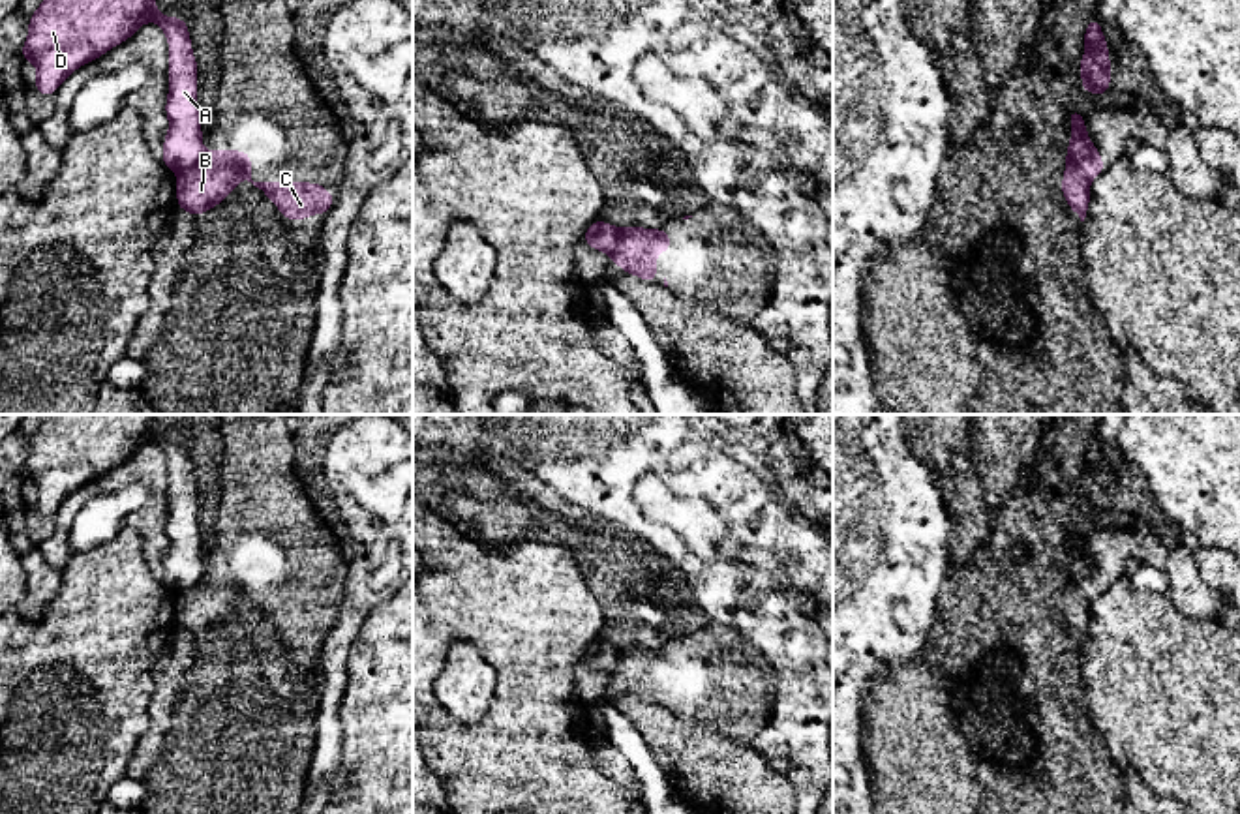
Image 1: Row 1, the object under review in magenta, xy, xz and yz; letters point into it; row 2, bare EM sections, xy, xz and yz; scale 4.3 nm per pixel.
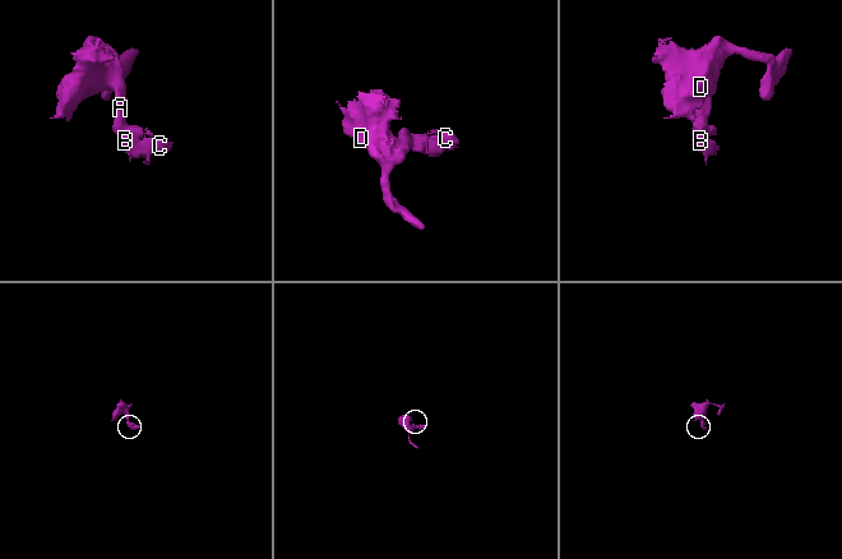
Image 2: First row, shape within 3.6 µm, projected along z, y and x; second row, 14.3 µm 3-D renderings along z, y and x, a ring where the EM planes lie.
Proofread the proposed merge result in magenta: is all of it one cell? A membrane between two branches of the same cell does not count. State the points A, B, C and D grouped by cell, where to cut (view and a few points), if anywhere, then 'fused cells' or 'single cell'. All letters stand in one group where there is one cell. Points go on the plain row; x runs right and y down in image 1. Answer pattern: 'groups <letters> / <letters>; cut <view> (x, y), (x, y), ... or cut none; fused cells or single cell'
groups A D / B C; cut xy (205, 571), (190, 587), (177, 593); fused cells

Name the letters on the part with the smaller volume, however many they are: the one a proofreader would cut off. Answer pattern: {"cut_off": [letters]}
{"cut_off": ["B", "C"]}

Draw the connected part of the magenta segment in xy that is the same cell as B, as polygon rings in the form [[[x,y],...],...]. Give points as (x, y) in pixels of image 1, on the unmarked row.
[[[204,570],[188,591],[176,593],[176,626],[193,638],[216,628],[240,600],[259,608],[287,641],[325,636],[336,615],[311,602],[253,602],[251,576],[242,570]]]

